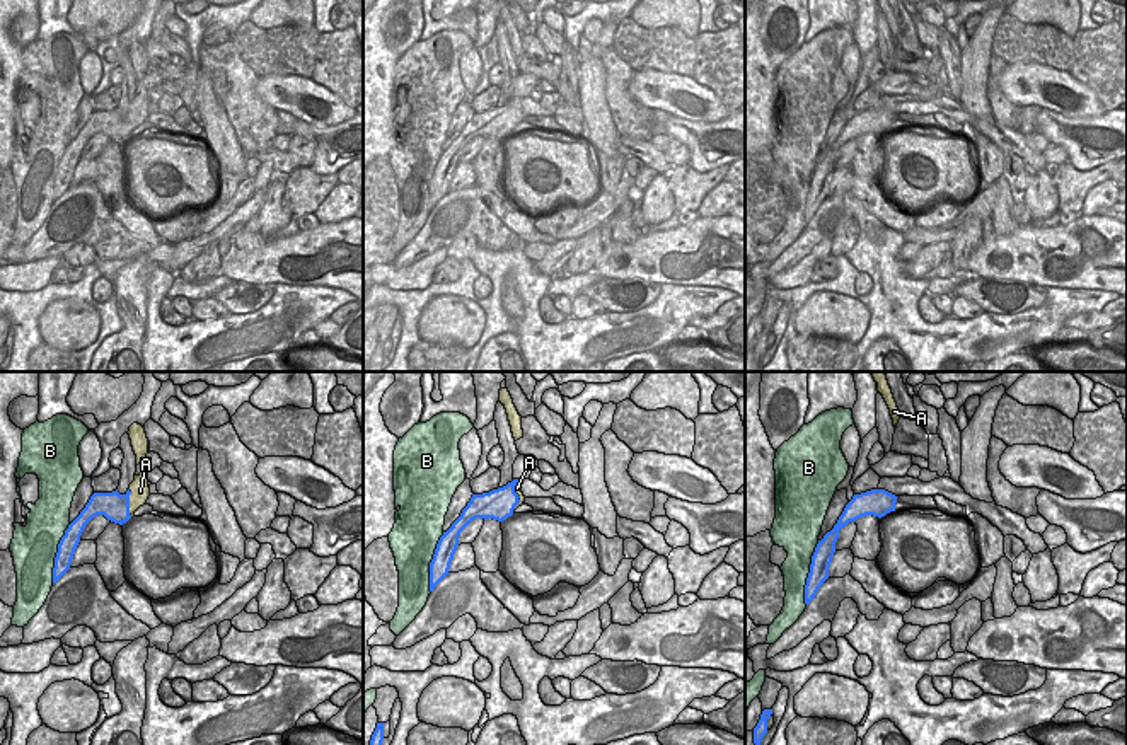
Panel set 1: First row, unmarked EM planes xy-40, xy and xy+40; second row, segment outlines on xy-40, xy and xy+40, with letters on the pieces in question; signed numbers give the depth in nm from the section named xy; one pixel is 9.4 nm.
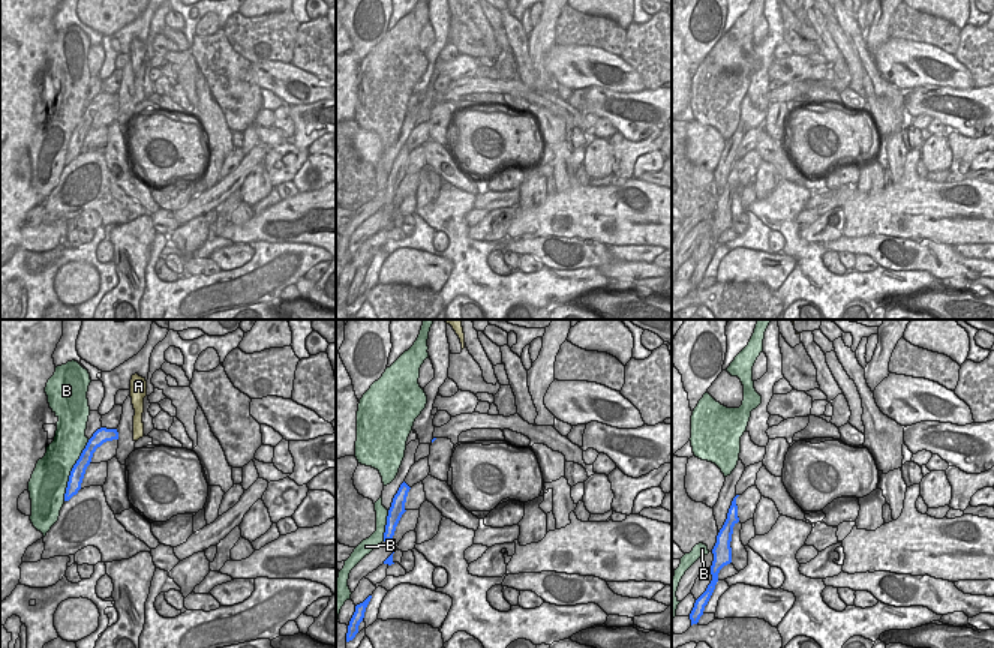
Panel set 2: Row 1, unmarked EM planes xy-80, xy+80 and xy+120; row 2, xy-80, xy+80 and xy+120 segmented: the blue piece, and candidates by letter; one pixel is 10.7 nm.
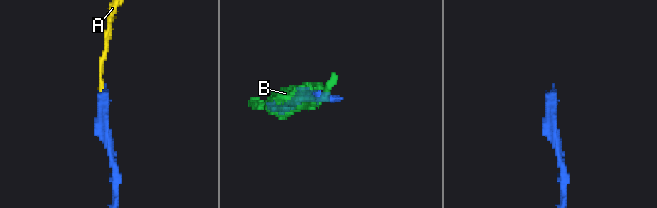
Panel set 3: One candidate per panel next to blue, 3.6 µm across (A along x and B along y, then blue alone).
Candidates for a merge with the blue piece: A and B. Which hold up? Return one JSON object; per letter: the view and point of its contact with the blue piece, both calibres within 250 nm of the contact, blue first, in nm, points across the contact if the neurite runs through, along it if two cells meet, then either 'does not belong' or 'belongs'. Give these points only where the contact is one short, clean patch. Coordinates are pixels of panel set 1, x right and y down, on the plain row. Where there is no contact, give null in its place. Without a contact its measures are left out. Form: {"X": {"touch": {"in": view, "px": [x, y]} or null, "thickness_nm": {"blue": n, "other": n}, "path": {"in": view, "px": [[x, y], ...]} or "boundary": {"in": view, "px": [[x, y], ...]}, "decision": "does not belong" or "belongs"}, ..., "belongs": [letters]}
{"A": {"touch": {"in": "xy-40", "px": [128, 121]}, "thickness_nm": {"blue": 280, "other": 190}, "boundary": {"in": "xy-40", "px": [[128, 106], [132, 135]]}, "decision": "does not belong"}, "B": {"touch": {"in": "xy+40", "px": [809, 191]}, "thickness_nm": {"blue": 190, "other": 260}, "decision": "does not belong"}, "belongs": []}

